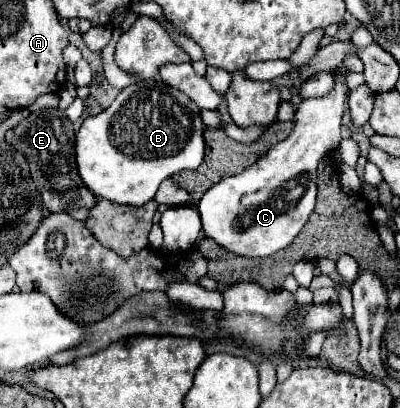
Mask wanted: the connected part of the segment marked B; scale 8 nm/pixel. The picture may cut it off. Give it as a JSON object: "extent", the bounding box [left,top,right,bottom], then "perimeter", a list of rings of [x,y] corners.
{"extent":[75,80,205,206],"perimeter":[[[159,80],[135,82],[125,90],[121,90],[121,94],[107,110],[83,120],[77,132],[77,146],[75,146],[77,168],[83,182],[87,184],[87,188],[91,188],[91,192],[95,192],[97,198],[107,198],[117,204],[139,206],[155,196],[163,180],[171,178],[177,172],[197,170],[201,166],[205,156],[203,132],[205,126],[201,122],[201,110],[179,88],[173,88]]]}

